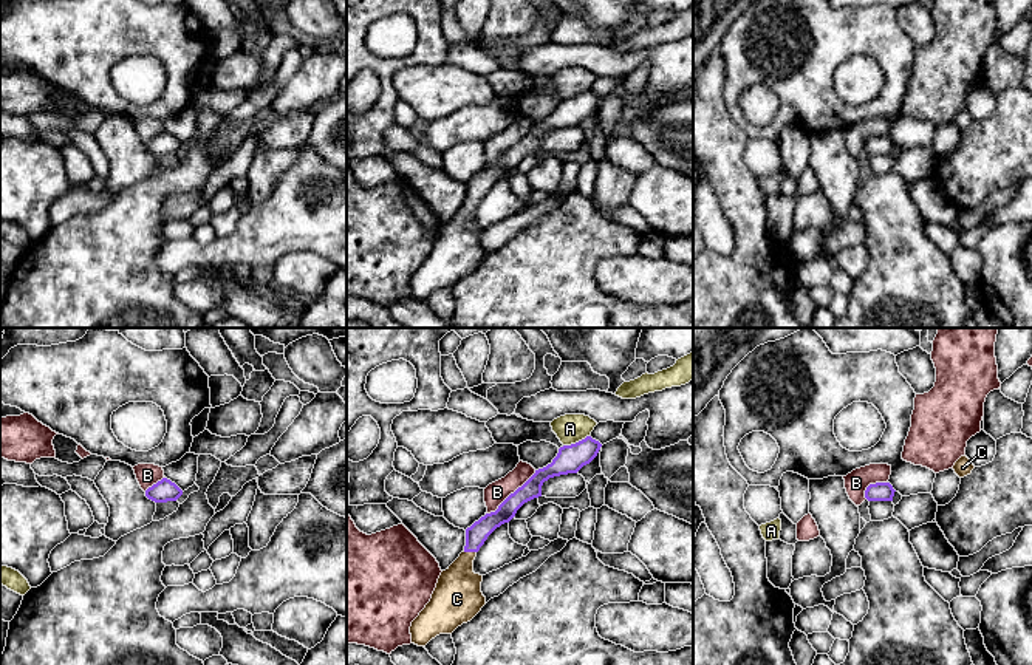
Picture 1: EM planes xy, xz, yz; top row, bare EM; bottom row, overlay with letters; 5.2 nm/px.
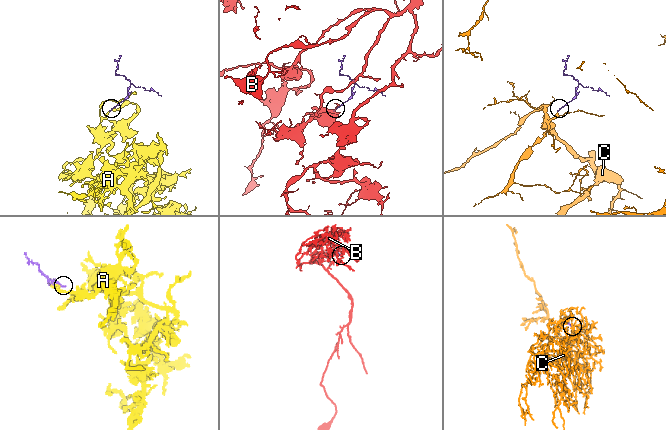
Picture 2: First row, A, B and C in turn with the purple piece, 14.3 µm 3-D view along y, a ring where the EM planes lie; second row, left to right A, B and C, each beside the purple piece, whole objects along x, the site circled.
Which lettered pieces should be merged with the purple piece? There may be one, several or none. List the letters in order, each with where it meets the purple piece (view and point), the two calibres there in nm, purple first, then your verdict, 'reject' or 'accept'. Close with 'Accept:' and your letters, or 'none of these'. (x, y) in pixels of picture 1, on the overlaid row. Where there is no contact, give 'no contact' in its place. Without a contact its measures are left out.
A: xz (576, 443) | 140/160 nm | reject
B: xz (511, 494) | 100/110 nm | reject
C: xz (469, 551) | 110/260 nm | accept
Accept: C

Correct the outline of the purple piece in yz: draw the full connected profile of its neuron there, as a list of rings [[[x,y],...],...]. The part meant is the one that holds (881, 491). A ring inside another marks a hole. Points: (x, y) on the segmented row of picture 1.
[[[890,483],[870,484],[865,490],[868,501],[893,501],[894,489]]]

